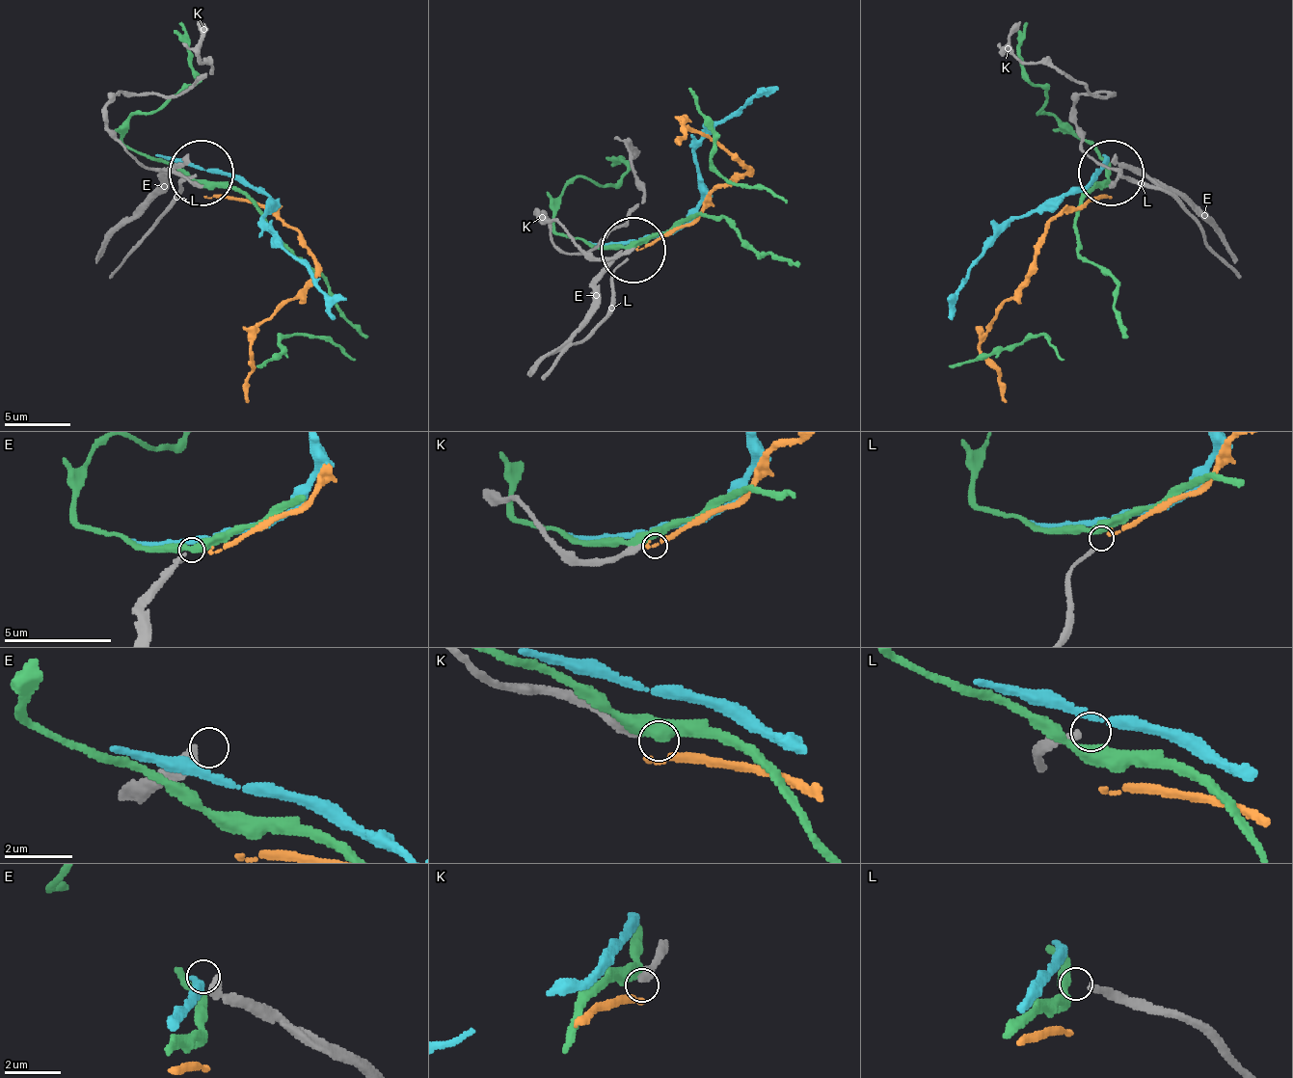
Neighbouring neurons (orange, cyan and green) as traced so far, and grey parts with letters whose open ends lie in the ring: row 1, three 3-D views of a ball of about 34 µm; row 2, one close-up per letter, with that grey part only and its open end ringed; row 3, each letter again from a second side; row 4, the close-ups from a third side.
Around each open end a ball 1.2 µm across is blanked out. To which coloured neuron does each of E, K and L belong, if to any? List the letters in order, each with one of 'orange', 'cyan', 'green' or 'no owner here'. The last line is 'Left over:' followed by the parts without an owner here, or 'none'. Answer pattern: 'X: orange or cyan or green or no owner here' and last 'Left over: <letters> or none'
E: no owner here
K: no owner here
L: no owner here
Left over: E, K, L

